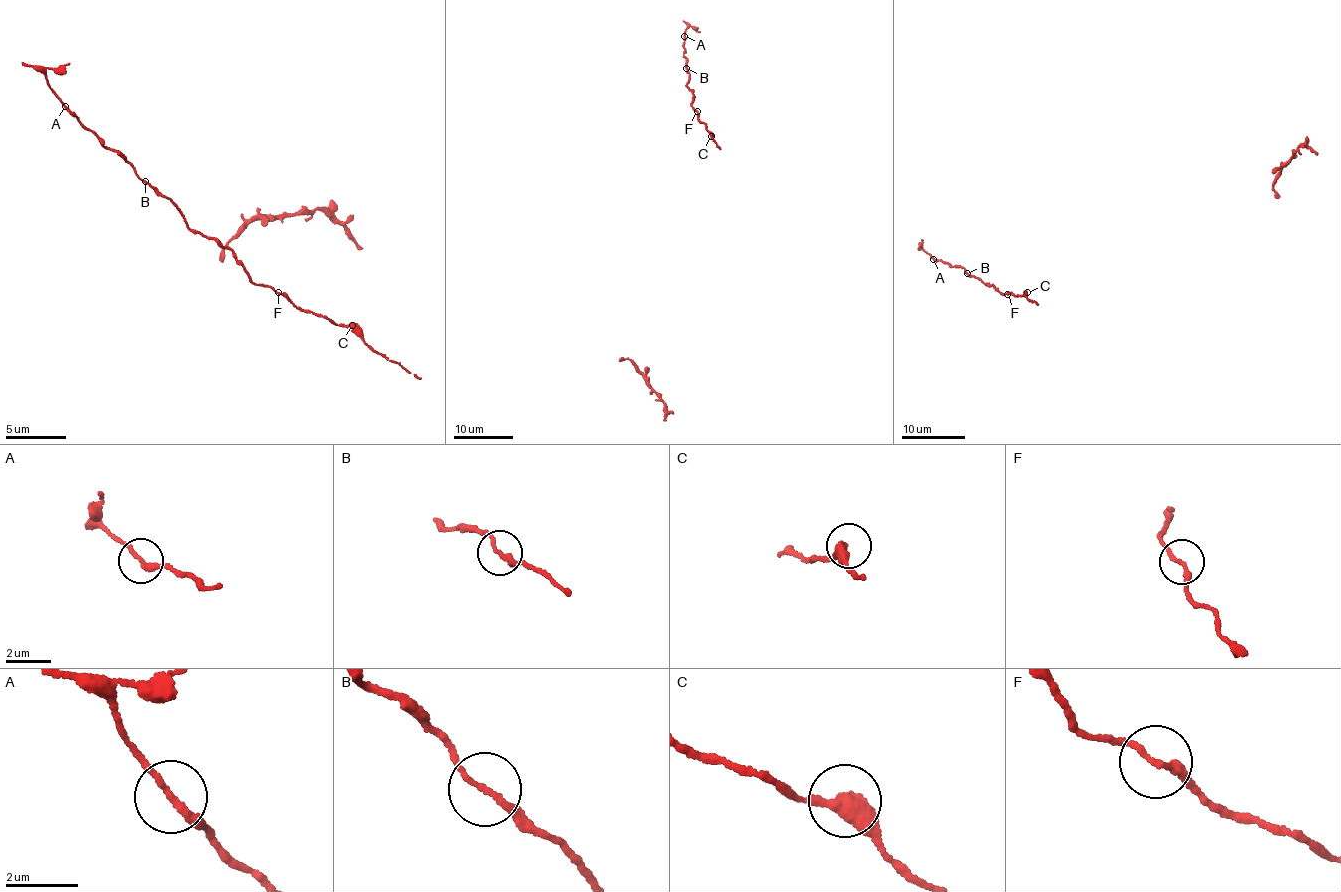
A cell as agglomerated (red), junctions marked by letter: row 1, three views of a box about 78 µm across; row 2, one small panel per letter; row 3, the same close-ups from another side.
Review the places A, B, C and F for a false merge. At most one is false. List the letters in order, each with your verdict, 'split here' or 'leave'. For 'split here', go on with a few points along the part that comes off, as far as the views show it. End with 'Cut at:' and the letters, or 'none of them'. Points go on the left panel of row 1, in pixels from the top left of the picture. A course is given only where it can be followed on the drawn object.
A: split here; foreign part runs (63, 105), (46, 76), (53, 68), (69, 64)
B: leave
C: leave
F: leave
Cut at: A

